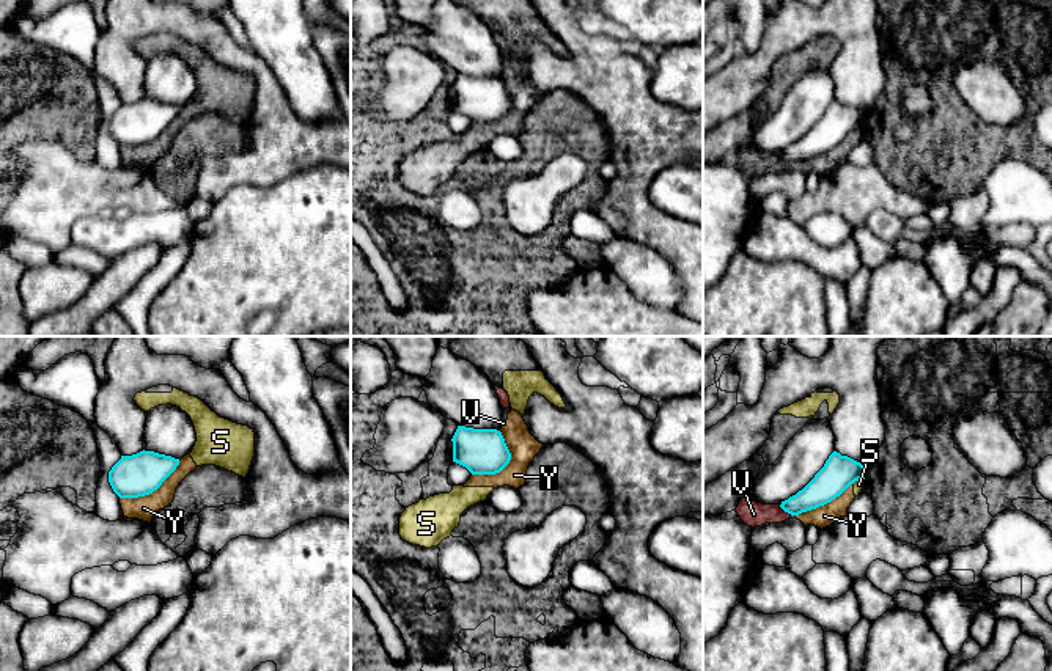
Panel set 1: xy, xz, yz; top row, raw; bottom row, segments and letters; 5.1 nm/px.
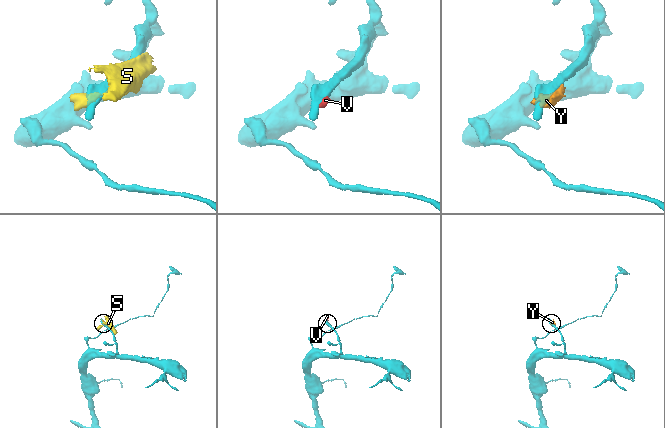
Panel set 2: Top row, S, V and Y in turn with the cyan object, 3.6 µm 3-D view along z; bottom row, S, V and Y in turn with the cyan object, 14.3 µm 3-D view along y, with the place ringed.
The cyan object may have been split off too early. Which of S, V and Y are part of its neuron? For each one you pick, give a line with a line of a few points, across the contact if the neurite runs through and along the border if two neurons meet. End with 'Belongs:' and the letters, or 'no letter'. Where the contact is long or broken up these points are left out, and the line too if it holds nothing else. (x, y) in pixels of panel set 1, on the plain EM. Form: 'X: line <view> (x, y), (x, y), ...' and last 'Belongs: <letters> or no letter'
Belongs: no letter

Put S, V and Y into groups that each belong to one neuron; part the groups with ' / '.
S V Y

